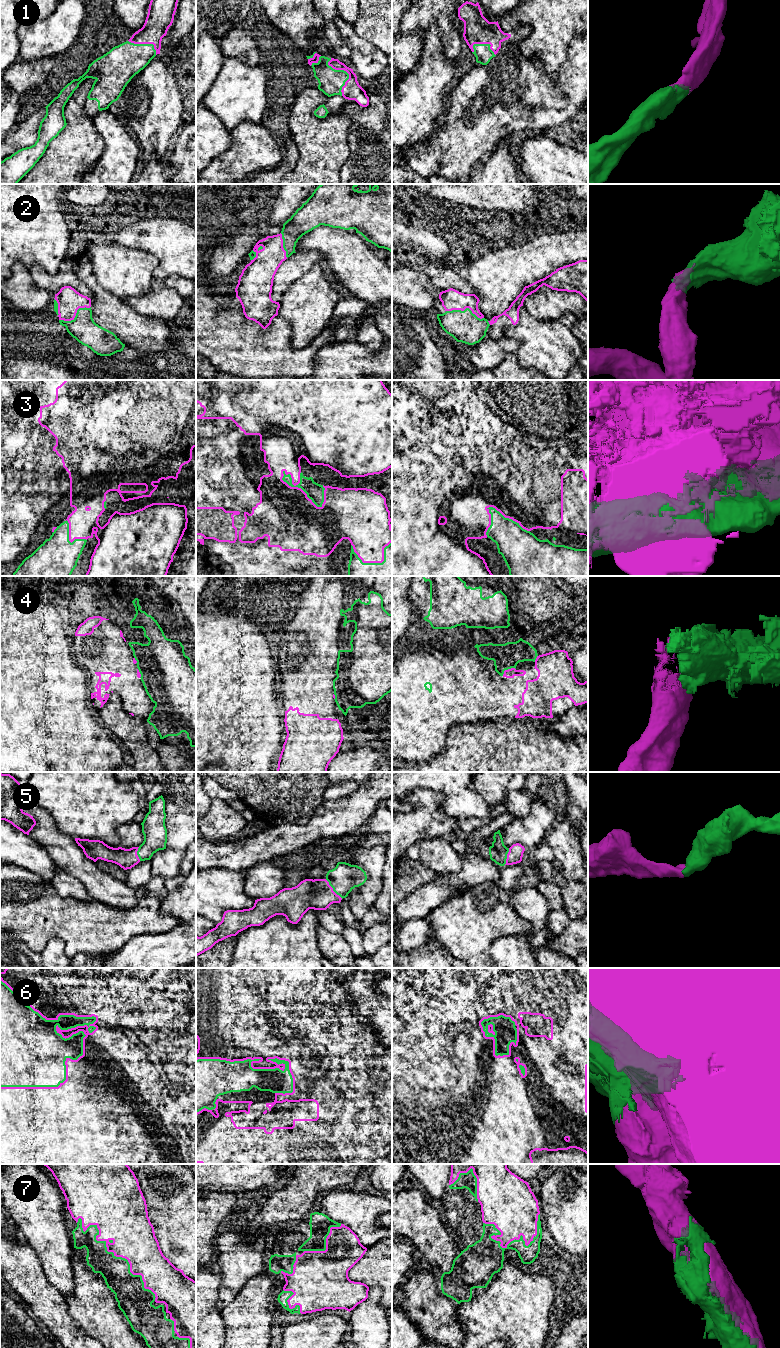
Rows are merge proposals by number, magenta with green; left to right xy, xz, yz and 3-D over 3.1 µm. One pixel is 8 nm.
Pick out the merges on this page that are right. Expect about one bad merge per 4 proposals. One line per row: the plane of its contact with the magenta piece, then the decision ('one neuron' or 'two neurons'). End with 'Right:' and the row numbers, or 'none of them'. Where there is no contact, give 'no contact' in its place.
1: meets magenta in xz; one neuron
2: meets magenta in yz; one neuron
3: meets magenta in xz; two neurons
4: meets magenta in yz; two neurons
5: meets magenta in xz; one neuron
6: meets magenta in xy; two neurons
7: meets magenta in xy; one neuron
Right: 1, 2, 5, 7

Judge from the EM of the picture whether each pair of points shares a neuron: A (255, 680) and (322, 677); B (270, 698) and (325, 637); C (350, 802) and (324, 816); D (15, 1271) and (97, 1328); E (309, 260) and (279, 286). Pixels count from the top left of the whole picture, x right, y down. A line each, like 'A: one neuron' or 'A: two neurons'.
A: two neurons
B: two neurons
C: one neuron
D: two neurons
E: one neuron

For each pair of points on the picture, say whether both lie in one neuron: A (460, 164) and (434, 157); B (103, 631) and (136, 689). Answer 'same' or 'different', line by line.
A: same
B: same

